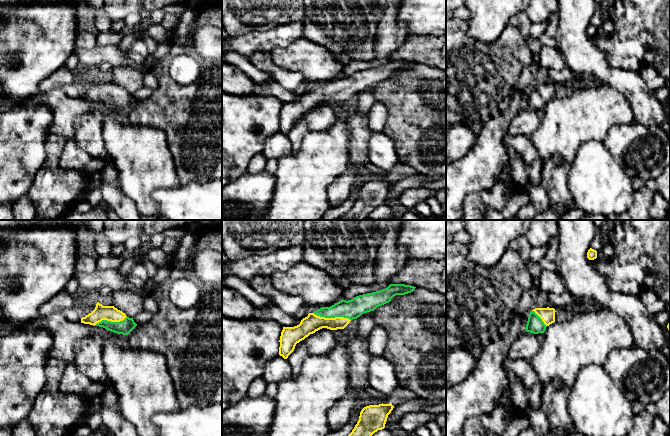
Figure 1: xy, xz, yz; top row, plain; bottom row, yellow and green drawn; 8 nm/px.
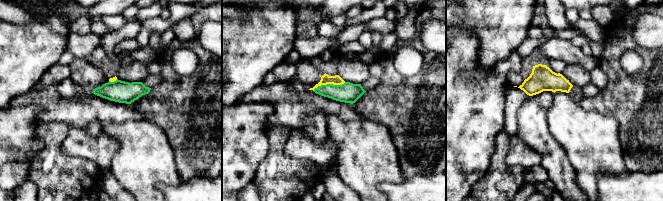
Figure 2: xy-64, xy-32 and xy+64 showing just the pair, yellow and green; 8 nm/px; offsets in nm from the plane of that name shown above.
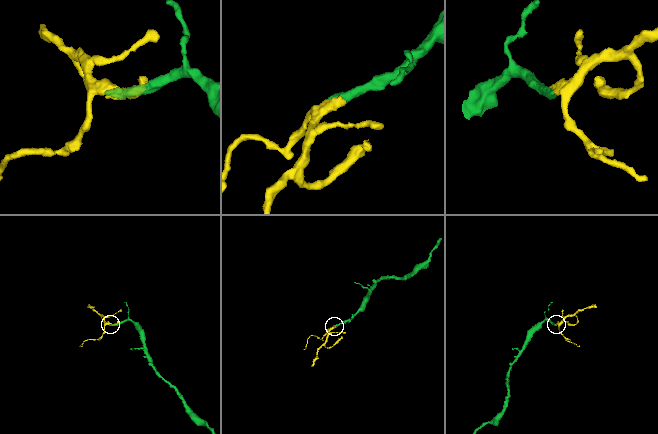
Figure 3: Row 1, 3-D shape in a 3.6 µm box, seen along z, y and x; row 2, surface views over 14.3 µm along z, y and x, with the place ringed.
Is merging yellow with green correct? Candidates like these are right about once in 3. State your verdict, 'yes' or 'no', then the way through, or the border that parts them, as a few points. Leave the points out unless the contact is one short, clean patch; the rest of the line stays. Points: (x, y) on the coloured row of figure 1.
yes | across xz (312, 323), (321, 318), (332, 318), (352, 309)

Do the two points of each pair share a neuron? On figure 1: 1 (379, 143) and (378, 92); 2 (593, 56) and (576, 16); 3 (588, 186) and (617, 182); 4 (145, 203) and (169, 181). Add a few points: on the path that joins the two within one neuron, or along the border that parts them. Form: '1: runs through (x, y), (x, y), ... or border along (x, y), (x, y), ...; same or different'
1: border along (383, 132), (393, 142), (396, 153); different
2: runs through (583, 46), (576, 39), (576, 26); same
3: runs through (595, 186), (610, 186); same
4: runs through (145, 195), (157, 181), (161, 181); same

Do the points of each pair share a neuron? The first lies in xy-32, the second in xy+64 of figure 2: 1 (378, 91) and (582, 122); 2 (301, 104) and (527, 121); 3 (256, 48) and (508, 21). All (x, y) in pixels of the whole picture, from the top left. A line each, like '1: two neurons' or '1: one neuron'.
1: two neurons
2: two neurons
3: one neuron

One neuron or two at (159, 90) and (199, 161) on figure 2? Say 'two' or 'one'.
one

